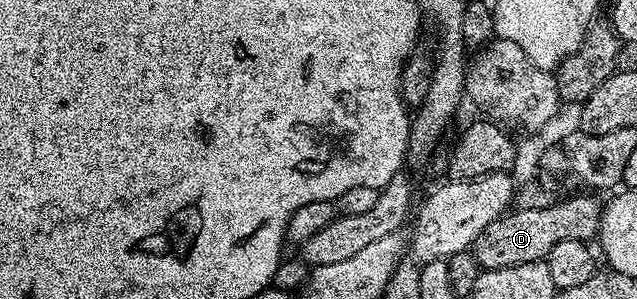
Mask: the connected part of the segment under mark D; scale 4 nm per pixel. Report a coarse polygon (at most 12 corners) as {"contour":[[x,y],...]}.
{"contour":[[598,195],[498,216],[470,252],[480,269],[546,261],[594,241]]}

